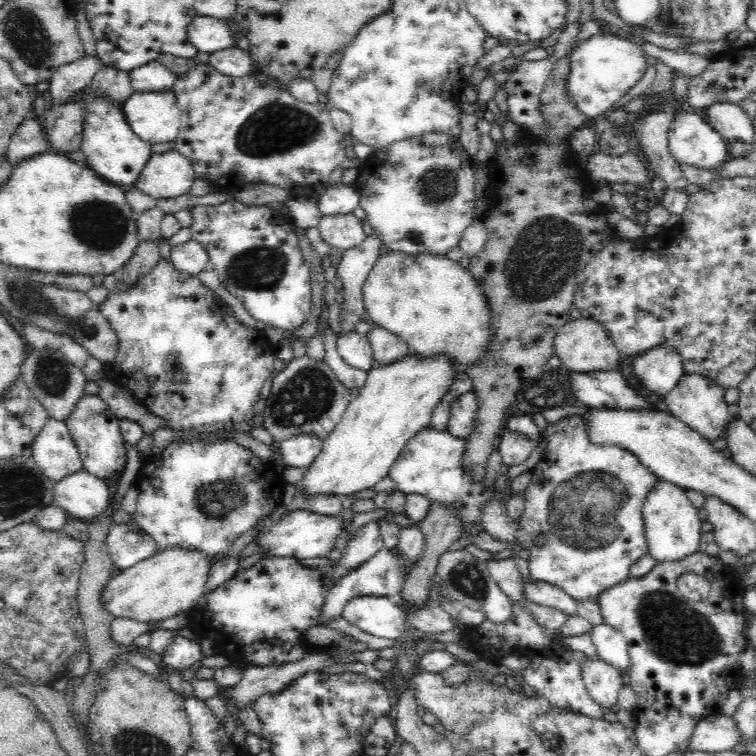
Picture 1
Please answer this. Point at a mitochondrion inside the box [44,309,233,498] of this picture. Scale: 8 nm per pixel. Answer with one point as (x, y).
(88, 329)

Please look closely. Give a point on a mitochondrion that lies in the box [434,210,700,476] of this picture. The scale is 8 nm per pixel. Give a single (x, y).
(543, 260)

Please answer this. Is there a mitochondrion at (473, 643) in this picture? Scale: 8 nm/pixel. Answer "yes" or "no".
no

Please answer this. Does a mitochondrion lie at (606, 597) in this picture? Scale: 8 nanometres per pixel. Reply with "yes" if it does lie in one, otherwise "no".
no

